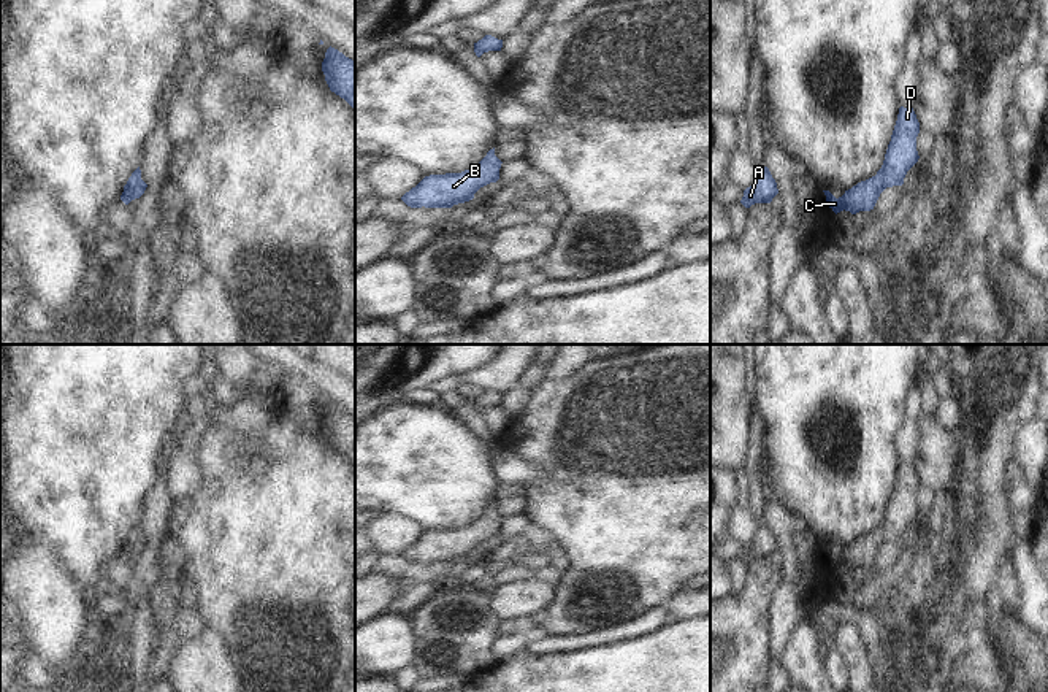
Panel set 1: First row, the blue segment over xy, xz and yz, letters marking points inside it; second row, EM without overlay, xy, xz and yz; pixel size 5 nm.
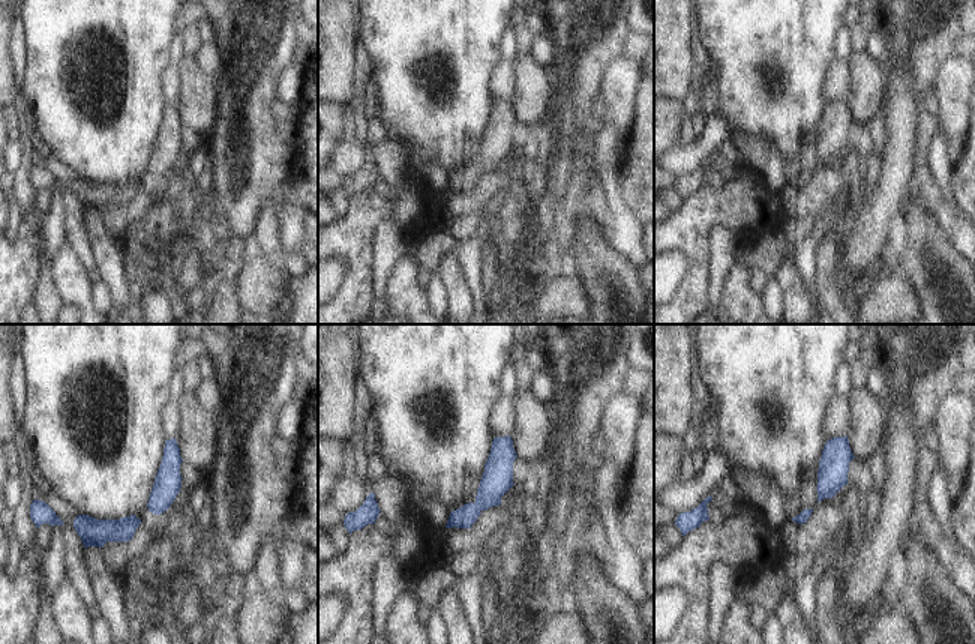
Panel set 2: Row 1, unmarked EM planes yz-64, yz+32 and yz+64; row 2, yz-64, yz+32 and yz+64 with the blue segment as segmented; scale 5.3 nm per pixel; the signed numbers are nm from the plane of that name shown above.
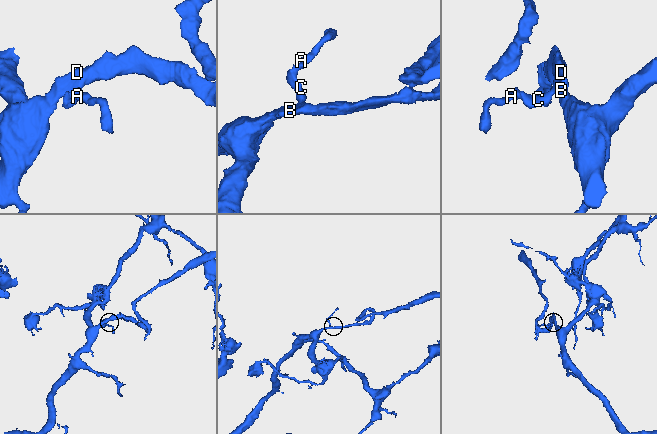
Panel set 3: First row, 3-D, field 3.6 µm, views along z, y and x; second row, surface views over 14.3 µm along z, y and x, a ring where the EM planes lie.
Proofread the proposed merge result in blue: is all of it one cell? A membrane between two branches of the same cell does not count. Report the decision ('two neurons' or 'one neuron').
one neuron

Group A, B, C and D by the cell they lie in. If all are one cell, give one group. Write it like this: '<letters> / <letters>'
A B C D

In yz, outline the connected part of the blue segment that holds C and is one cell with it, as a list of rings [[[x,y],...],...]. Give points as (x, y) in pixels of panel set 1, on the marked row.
[[[901,106],[883,165],[877,175],[858,183],[851,189],[845,190],[839,198],[836,198],[829,190],[823,190],[826,195],[826,205],[836,214],[843,210],[851,214],[874,210],[880,194],[886,187],[902,186],[907,171],[918,162],[918,133],[920,122],[913,108]]]

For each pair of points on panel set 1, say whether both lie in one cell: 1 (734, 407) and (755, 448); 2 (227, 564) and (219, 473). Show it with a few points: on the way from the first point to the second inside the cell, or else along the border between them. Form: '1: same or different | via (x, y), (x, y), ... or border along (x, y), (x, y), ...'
1: different | border along (752, 408), (749, 462), (744, 467)
2: same | via (227, 542), (227, 495)

